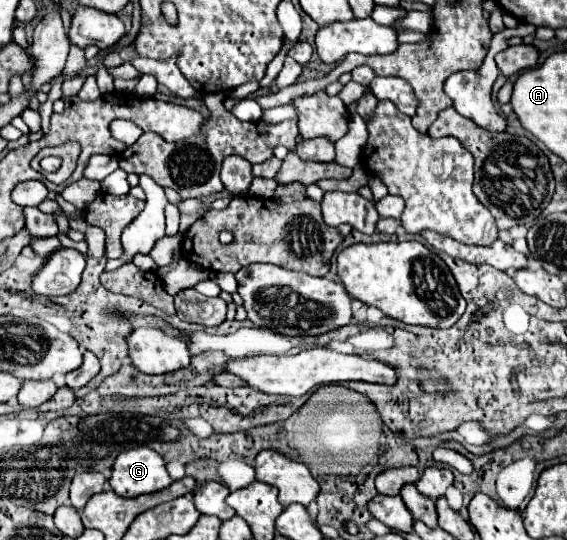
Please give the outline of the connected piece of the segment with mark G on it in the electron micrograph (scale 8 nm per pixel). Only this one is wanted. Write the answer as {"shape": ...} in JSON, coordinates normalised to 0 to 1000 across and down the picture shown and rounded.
{"shape":[[[259,826],[213,837],[192,885],[196,904],[213,919],[266,915],[295,904],[302,893],[287,848]]]}

